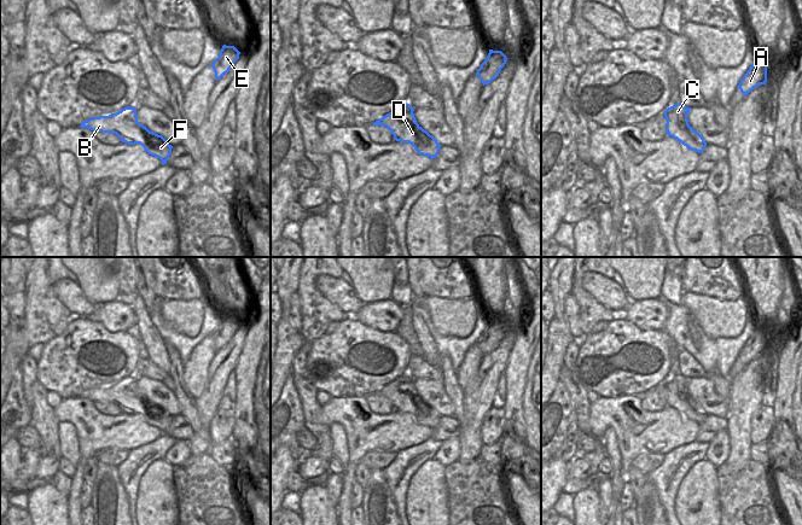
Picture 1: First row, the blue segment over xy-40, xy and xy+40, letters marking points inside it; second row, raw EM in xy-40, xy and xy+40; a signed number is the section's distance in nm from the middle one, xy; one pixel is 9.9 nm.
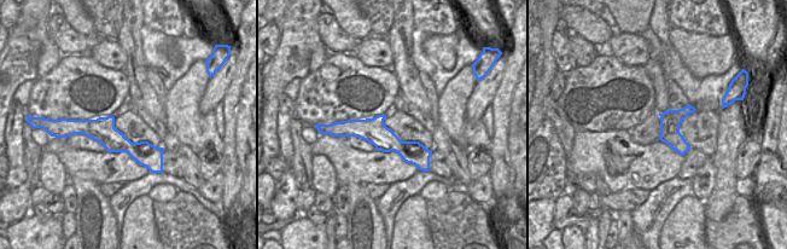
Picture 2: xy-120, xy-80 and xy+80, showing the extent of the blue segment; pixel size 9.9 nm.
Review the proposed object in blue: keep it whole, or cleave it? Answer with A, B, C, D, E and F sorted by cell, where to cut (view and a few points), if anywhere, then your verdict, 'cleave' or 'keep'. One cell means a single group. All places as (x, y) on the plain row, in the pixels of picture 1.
A C E / B D F; cut in xy along (394, 380), (399, 384), (401, 391), (410, 395), (416, 394); cleave

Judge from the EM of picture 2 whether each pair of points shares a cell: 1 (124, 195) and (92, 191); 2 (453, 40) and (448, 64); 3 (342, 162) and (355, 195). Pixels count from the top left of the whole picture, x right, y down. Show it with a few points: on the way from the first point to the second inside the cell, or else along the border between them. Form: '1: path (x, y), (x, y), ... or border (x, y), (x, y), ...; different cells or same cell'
1: border (108, 198), (116, 226); different cells
2: path (448, 46), (448, 58); same cell
3: border (363, 184), (349, 183), (345, 186); different cells

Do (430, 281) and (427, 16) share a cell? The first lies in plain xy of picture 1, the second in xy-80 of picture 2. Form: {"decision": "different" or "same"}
{"decision": "same"}

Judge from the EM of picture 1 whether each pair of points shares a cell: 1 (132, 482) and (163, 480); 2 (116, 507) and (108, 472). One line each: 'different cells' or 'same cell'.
1: different cells
2: same cell

